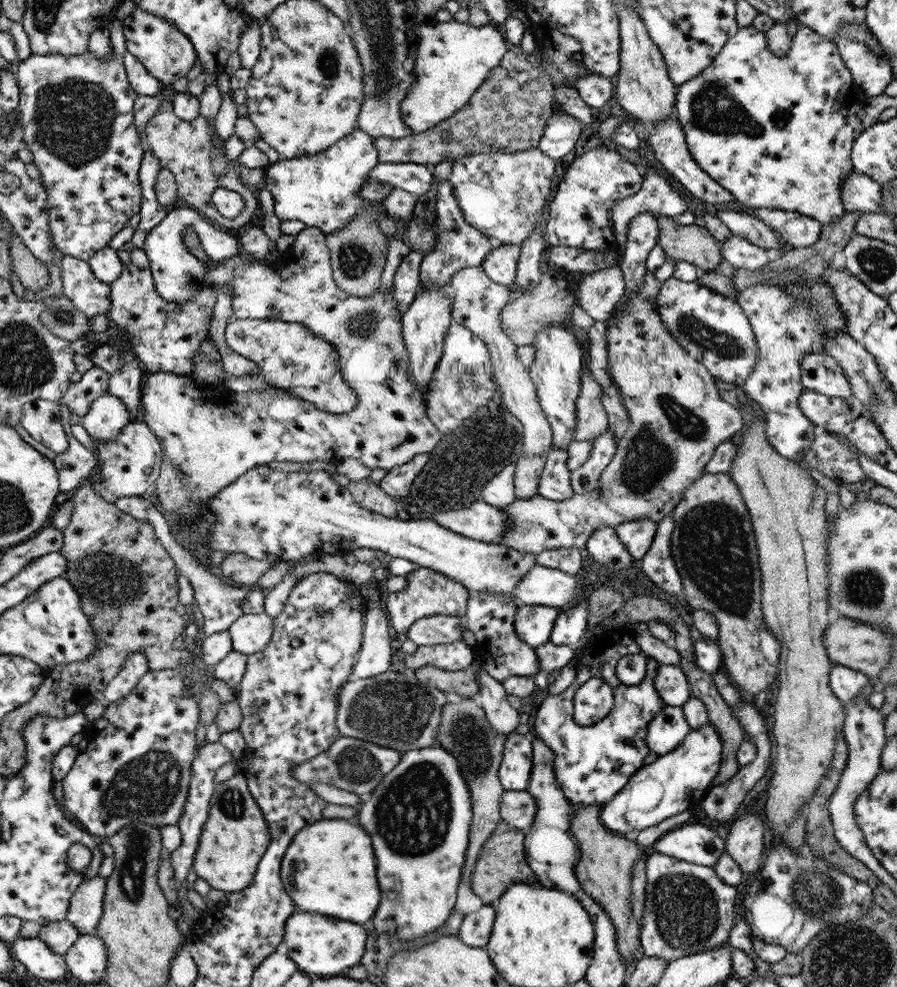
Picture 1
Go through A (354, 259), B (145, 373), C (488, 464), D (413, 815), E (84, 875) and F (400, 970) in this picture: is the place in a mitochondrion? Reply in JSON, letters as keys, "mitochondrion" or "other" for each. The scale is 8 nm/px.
{"A":"mitochondrion","B":"other","C":"mitochondrion","D":"mitochondrion","E":"other","F":"other"}

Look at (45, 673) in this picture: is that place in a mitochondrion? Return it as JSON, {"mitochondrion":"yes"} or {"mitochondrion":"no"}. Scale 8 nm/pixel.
{"mitochondrion":"no"}

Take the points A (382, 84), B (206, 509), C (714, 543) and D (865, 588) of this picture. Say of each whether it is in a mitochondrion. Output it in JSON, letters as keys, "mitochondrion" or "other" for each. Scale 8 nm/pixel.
{"A":"mitochondrion","B":"other","C":"mitochondrion","D":"mitochondrion"}

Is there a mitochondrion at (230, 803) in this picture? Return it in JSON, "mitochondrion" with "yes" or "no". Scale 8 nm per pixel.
{"mitochondrion":"yes"}

